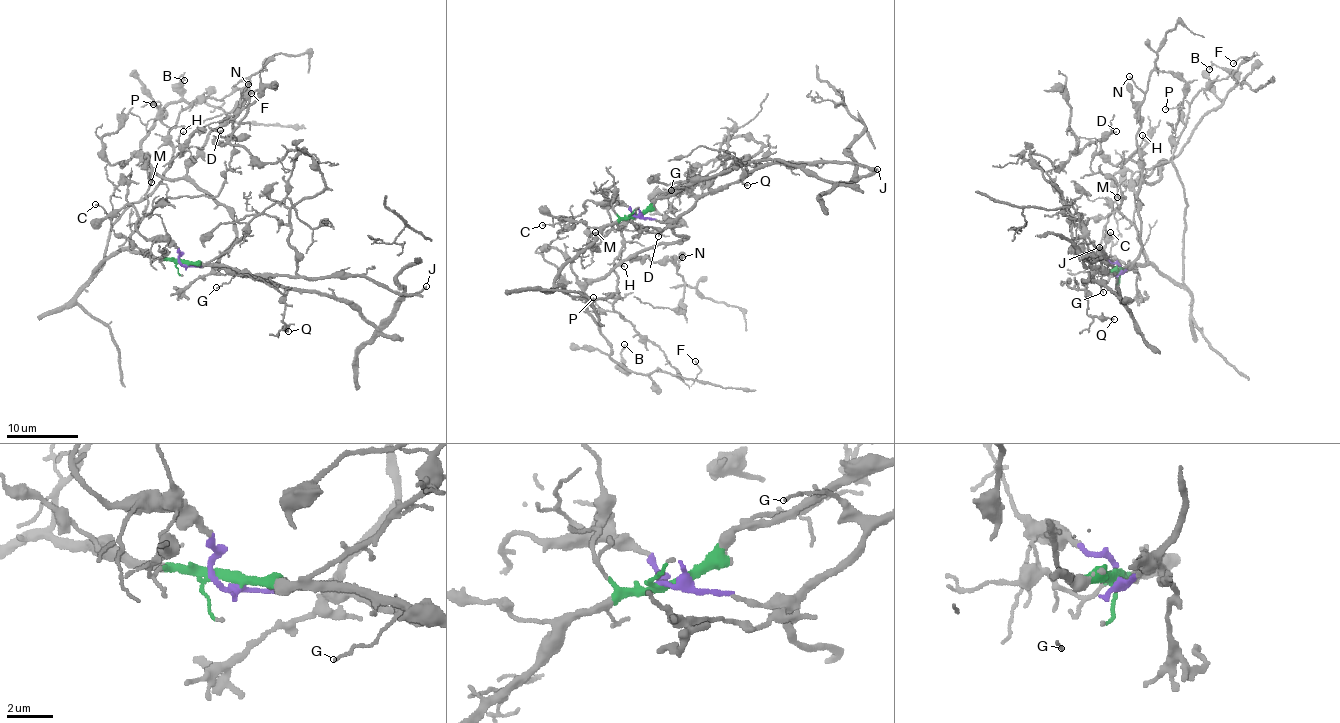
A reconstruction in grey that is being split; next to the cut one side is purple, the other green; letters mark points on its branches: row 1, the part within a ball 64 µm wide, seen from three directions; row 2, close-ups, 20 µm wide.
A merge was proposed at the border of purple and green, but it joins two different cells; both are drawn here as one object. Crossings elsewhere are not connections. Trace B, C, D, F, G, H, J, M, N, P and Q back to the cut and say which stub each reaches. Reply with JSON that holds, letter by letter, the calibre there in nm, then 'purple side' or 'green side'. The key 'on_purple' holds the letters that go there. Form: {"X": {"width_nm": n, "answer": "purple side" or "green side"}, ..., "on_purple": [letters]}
{"B": {"width_nm": 110, "answer": "purple side"}, "C": {"width_nm": 120, "answer": "green side"}, "D": {"width_nm": 120, "answer": "green side"}, "F": {"width_nm": 120, "answer": "green side"}, "G": {"width_nm": 120, "answer": "purple side"}, "H": {"width_nm": 110, "answer": "green side"}, "J": {"width_nm": 200, "answer": "purple side"}, "M": {"width_nm": 90, "answer": "green side"}, "N": {"width_nm": 110, "answer": "purple side"}, "P": {"width_nm": 100, "answer": "green side"}, "Q": {"width_nm": 180, "answer": "green side"}, "on_purple": ["B", "G", "J", "N"]}

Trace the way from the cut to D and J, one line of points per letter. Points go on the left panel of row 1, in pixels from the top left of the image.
D: (182, 263), (127, 250), (94, 269), (103, 264), (110, 226), (144, 199), (195, 132), (204, 125), (220, 130)
J: (182, 263), (220, 265), (251, 275), (367, 276), (398, 293), (419, 293), (426, 285)

